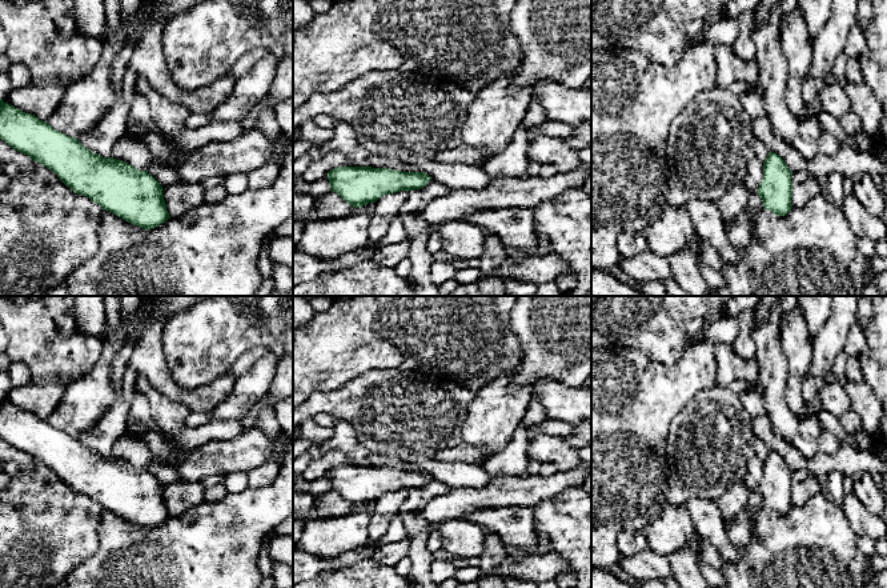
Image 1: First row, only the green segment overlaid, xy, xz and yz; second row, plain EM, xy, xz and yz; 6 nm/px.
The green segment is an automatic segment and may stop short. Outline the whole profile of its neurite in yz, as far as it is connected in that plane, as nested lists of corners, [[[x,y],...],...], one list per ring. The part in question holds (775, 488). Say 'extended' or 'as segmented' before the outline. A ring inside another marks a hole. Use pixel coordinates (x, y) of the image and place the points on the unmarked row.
as segmented | [[[768,451],[763,460],[763,476],[756,492],[762,497],[763,507],[776,515],[786,515],[792,507],[791,475],[792,471],[787,467],[784,459],[779,453]]]

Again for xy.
as segmented | [[[0,397],[0,437],[15,449],[51,468],[75,492],[89,496],[104,509],[152,528],[170,515],[162,485],[148,471],[103,456],[77,437]]]

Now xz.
as segmented | [[[337,465],[326,472],[330,489],[350,505],[376,501],[388,492],[424,487],[430,475],[425,471],[402,471],[389,467]]]

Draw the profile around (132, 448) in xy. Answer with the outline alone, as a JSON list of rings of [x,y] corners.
[[[127,431],[113,445],[112,456],[133,464],[139,469],[148,469],[153,456],[143,435]]]

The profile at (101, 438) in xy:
[[[125,344],[112,361],[112,385],[119,399],[103,413],[92,428],[77,435],[77,439],[85,447],[105,457],[112,456],[115,443],[128,431],[127,423],[131,404],[123,397],[123,377],[129,365],[132,351],[133,345]]]

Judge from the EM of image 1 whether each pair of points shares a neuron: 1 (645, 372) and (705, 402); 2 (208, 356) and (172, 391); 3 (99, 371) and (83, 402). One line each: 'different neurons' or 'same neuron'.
1: different neurons
2: different neurons
3: same neuron

